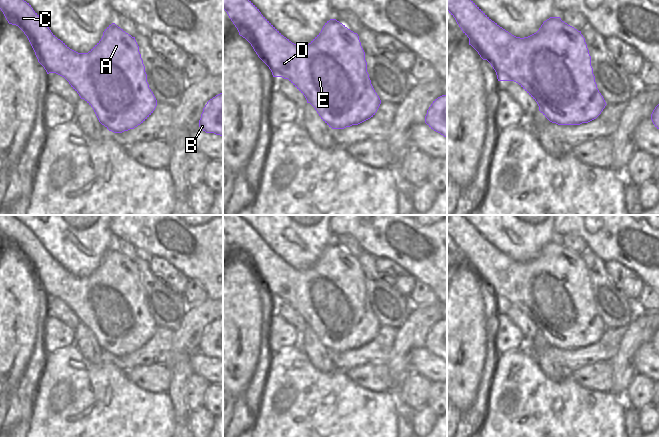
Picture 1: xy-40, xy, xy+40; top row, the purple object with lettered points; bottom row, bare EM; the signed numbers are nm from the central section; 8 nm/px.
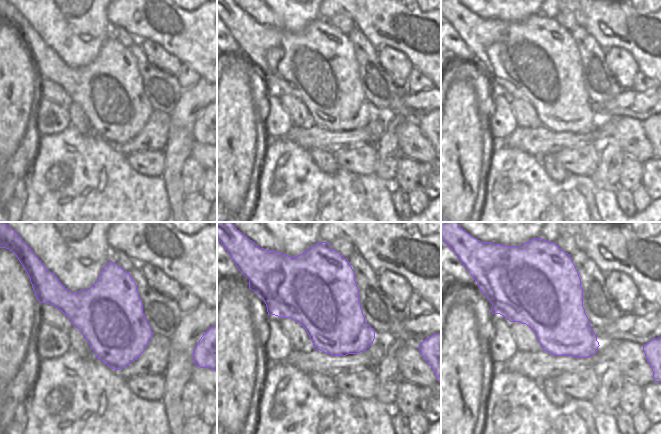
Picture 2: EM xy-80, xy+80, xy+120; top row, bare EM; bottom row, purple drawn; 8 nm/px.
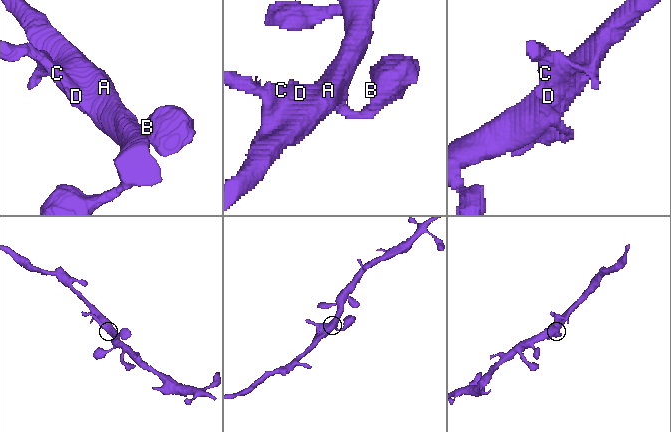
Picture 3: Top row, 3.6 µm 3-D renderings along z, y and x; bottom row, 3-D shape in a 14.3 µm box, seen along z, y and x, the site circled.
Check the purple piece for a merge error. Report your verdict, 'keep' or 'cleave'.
keep

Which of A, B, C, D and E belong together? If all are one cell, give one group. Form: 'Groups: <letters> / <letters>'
Groups: A B C D E.

